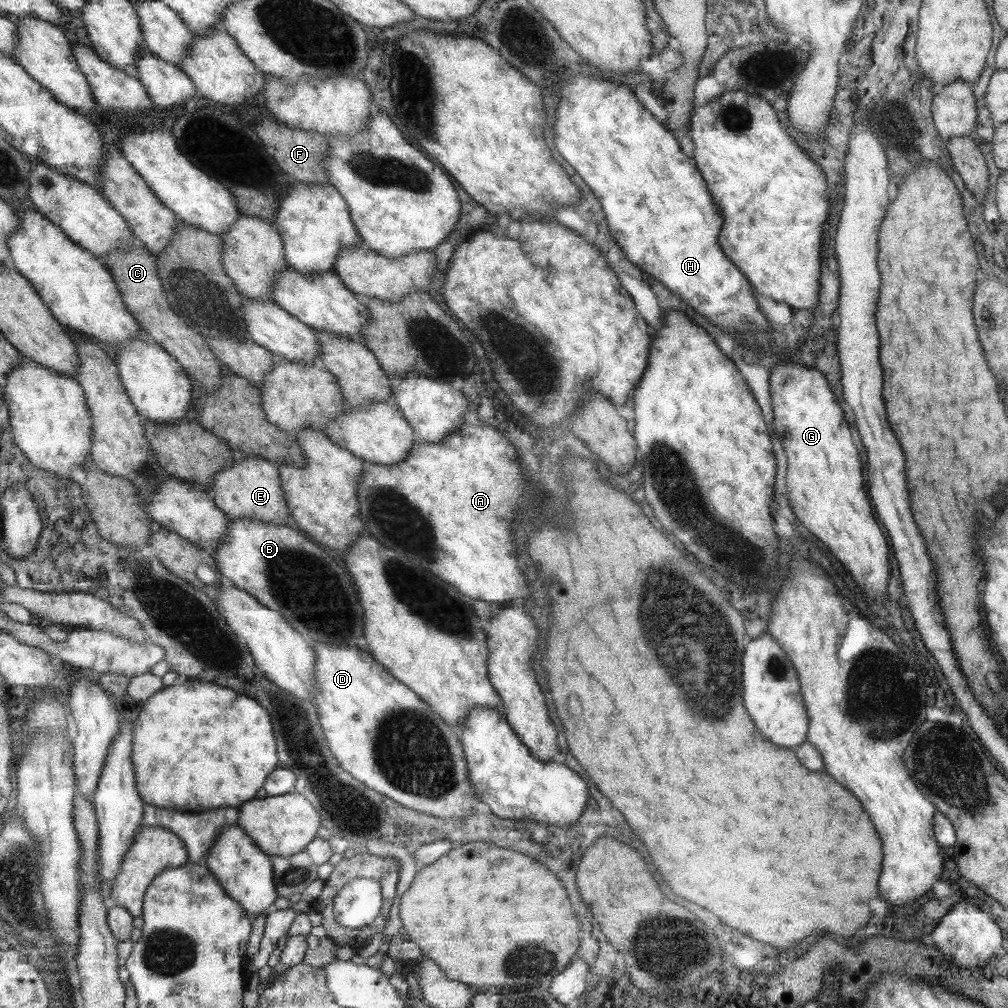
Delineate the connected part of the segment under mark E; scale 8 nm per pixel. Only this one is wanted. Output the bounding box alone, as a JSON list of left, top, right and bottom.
[210,453,294,525]

